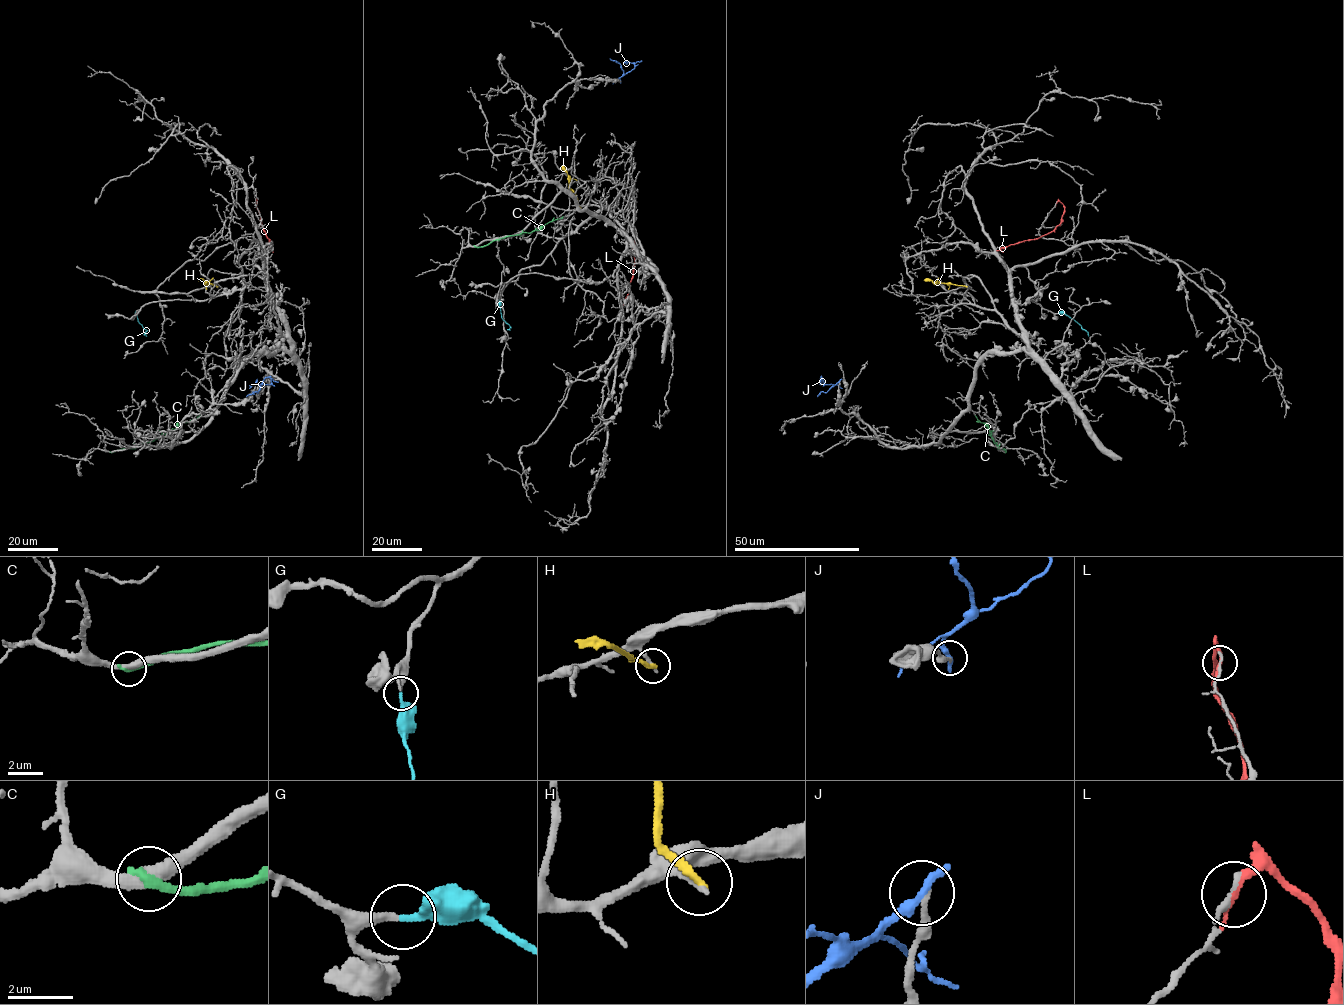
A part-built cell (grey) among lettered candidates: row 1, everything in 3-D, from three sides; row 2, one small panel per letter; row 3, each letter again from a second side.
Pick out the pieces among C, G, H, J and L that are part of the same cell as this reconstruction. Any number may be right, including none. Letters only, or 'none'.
G

